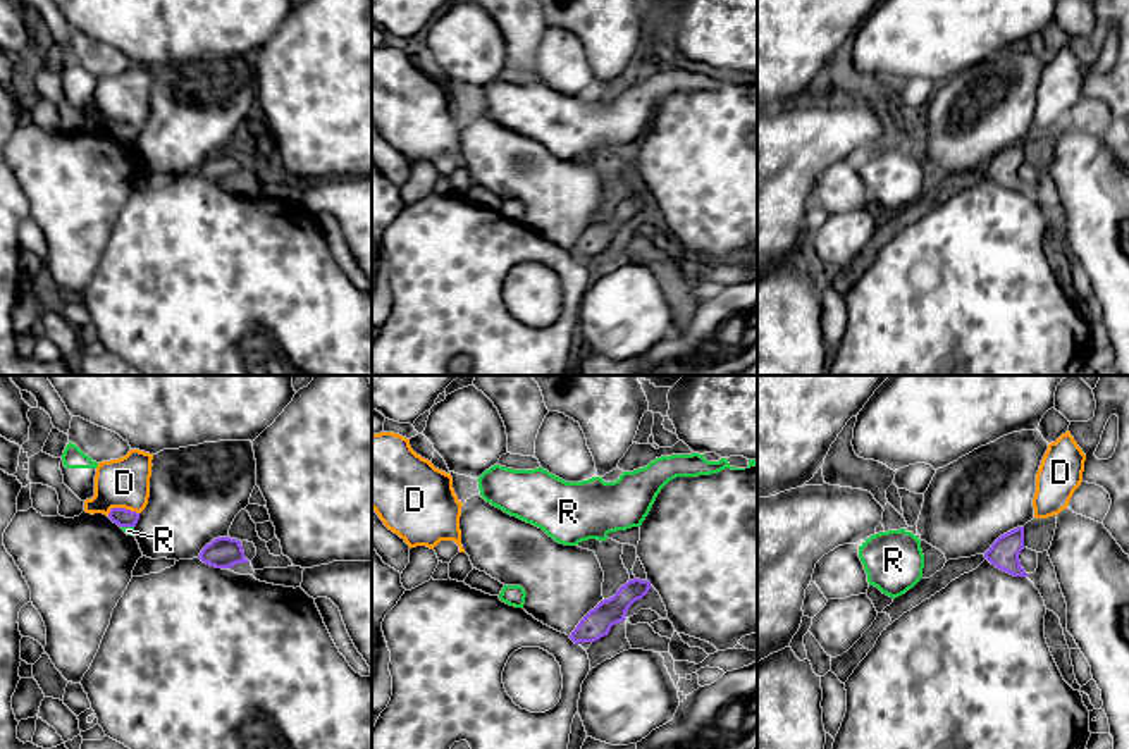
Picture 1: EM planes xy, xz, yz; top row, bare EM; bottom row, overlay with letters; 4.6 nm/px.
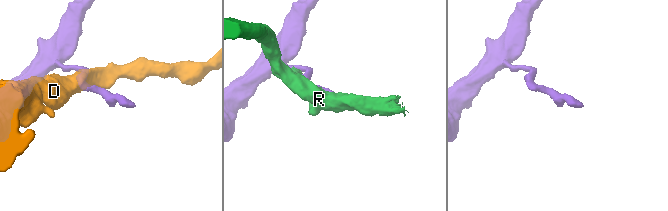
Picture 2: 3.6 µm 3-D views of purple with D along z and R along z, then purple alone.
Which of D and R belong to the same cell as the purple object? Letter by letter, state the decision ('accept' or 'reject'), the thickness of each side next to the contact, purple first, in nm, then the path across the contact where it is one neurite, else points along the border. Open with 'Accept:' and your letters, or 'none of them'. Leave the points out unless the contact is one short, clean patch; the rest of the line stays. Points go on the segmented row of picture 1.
Accept: none of them
D: reject; calibres 90 and 240 nm
R: reject; calibres 90 and 40 nm; border xy (121, 526), (133, 527)

